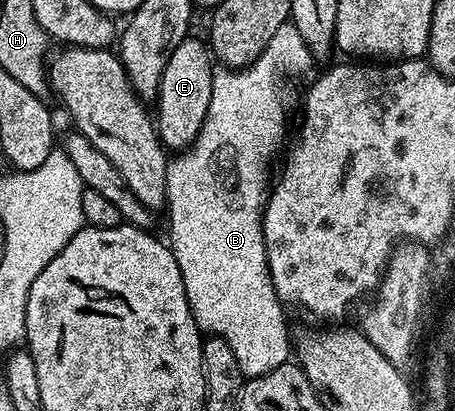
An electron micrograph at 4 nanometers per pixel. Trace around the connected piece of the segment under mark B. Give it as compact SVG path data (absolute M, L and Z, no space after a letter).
M291 22L278 26L278 30L274 34L274 38L270 38L270 42L266 46L266 50L262 50L260 57L255 60L253 64L248 65L247 68L226 68L223 66L217 67L212 74L212 93L210 94L210 110L206 110L206 118L202 122L202 130L198 130L198 134L194 138L194 142L183 150L177 151L175 155L169 159L168 169L166 170L166 194L168 195L168 203L166 205L166 213L168 212L168 236L170 241L170 247L174 258L178 262L178 270L182 270L182 282L184 283L184 289L186 290L186 302L190 306L190 314L194 318L194 322L200 327L201 333L208 336L220 336L223 340L230 345L230 350L234 350L234 358L238 358L238 366L245 377L251 378L255 376L265 375L267 372L274 370L278 366L282 366L284 363L290 360L290 336L288 340L288 320L284 317L286 312L285 305L280 303L278 294L274 290L274 282L272 281L272 275L268 269L268 259L266 258L266 242L264 241L264 205L266 203L266 193L270 188L270 180L268 184L268 167L272 164L272 155L280 148L280 143L284 140L284 100L280 97L280 83L284 80L284 72L304 72L308 67L314 64L314 59L311 51L307 48L306 42L302 40L302 34L298 34L298 30L291 24Z

